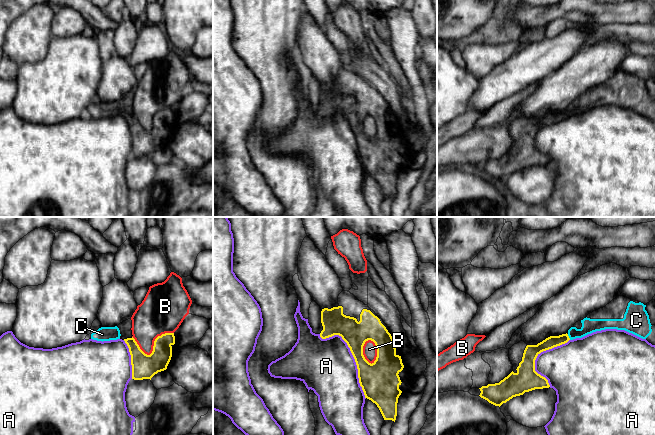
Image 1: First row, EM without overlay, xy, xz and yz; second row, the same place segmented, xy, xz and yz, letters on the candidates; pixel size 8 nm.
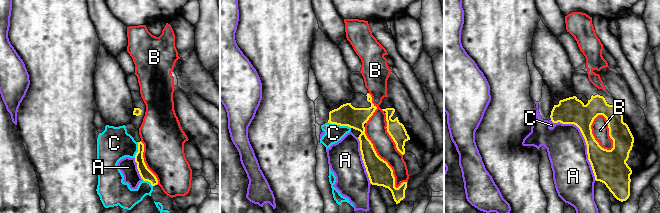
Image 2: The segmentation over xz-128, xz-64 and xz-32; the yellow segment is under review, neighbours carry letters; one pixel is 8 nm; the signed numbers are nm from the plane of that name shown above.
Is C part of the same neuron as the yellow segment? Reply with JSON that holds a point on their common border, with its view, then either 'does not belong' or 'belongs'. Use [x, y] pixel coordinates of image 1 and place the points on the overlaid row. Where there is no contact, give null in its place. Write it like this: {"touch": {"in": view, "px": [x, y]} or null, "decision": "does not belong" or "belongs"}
{"touch": {"in": "yz", "px": [568, 337]}, "decision": "belongs"}

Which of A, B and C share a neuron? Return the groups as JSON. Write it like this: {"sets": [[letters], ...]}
{"sets": [["A"], ["B"], ["C"]]}

